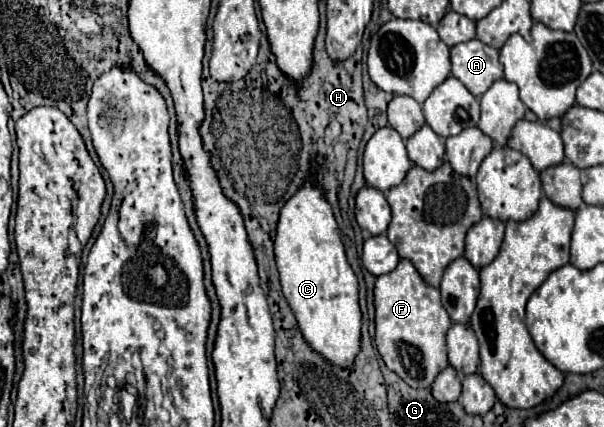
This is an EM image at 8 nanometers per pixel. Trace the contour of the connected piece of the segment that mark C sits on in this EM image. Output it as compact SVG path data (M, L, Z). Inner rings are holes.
M307 184L307 188L301 188L285 206L279 216L277 224L277 238L275 238L275 262L281 276L283 296L287 298L299 330L305 338L305 342L323 356L331 366L339 368L351 368L357 354L361 352L361 308L359 308L359 282L355 272L351 270L343 242L339 238L339 228L333 218L329 202L323 198L323 190L313 188Z

